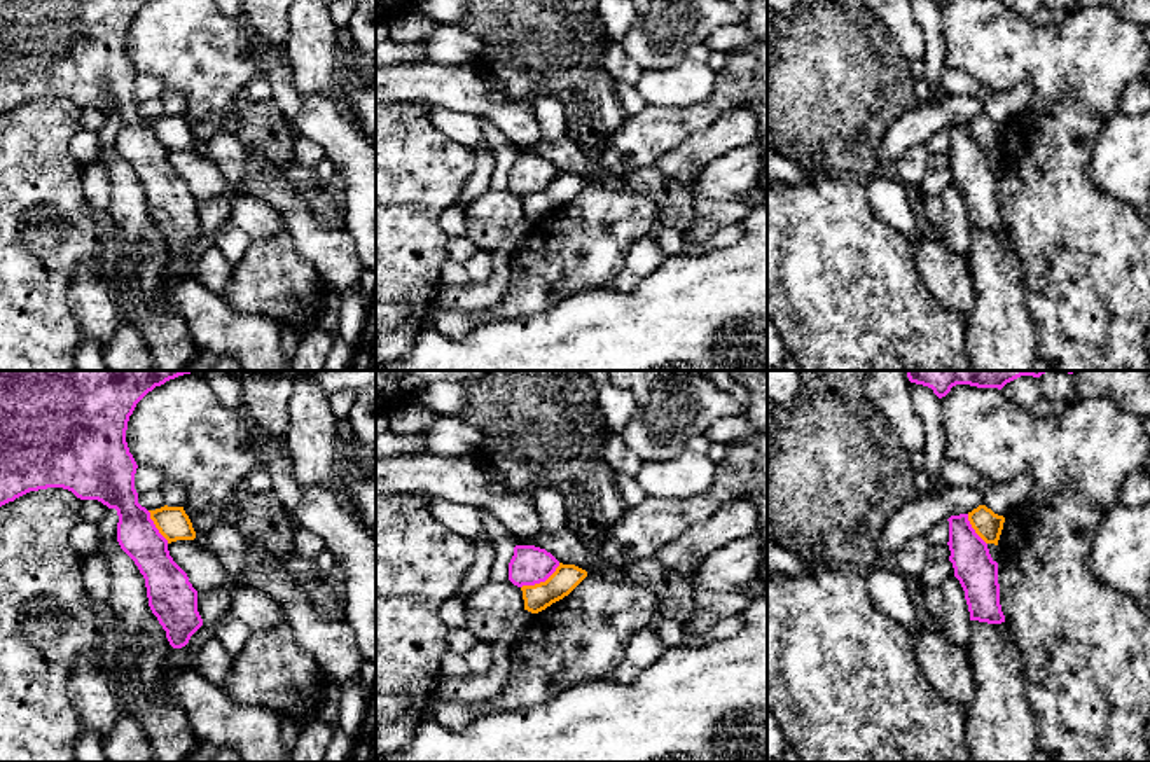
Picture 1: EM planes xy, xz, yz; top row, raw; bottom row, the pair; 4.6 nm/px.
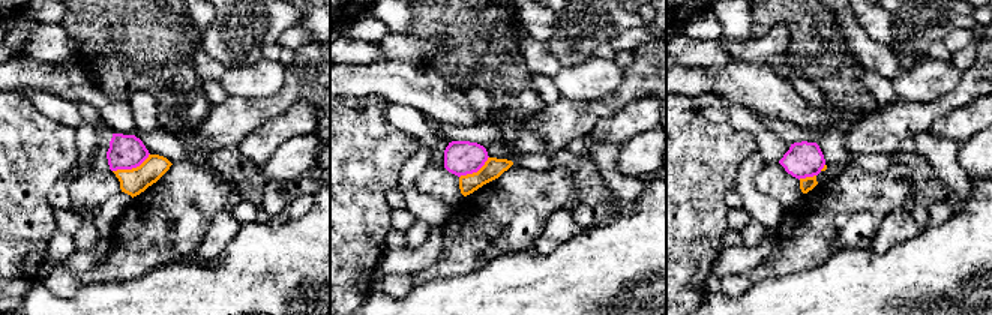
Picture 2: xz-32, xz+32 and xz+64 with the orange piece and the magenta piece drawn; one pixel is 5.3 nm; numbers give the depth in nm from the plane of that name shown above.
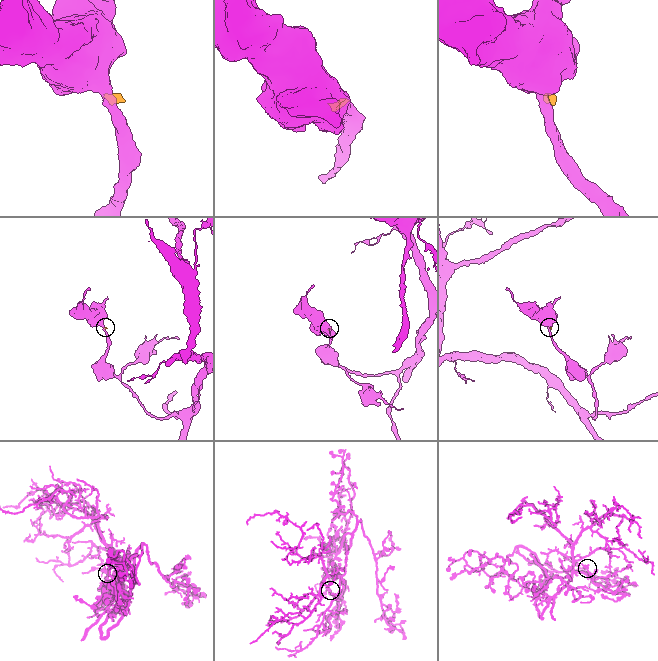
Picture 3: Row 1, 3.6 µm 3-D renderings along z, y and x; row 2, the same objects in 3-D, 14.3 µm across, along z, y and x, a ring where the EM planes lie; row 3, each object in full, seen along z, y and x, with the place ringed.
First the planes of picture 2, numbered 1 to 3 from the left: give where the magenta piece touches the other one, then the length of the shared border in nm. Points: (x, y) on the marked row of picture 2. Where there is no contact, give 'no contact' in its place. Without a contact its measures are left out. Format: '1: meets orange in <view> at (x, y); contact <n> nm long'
1: meets orange in xz-32 at (132, 168); contact 220 nm long
2: meets orange in xz+32 at (474, 173); contact 200 nm long
3: meets orange in xz+64 at (806, 177); contact 100 nm long

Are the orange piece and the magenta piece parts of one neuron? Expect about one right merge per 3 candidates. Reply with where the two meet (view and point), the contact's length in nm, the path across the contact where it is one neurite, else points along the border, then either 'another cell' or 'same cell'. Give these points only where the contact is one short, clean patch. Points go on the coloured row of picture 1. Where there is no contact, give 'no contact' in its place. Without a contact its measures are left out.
contact xz (540, 582); length 220 nm; border xz (560, 563), (544, 581), (521, 588); another cell

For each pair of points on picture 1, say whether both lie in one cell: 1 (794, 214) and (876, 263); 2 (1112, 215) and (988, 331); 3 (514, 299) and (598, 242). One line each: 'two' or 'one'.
1: one
2: two
3: one

